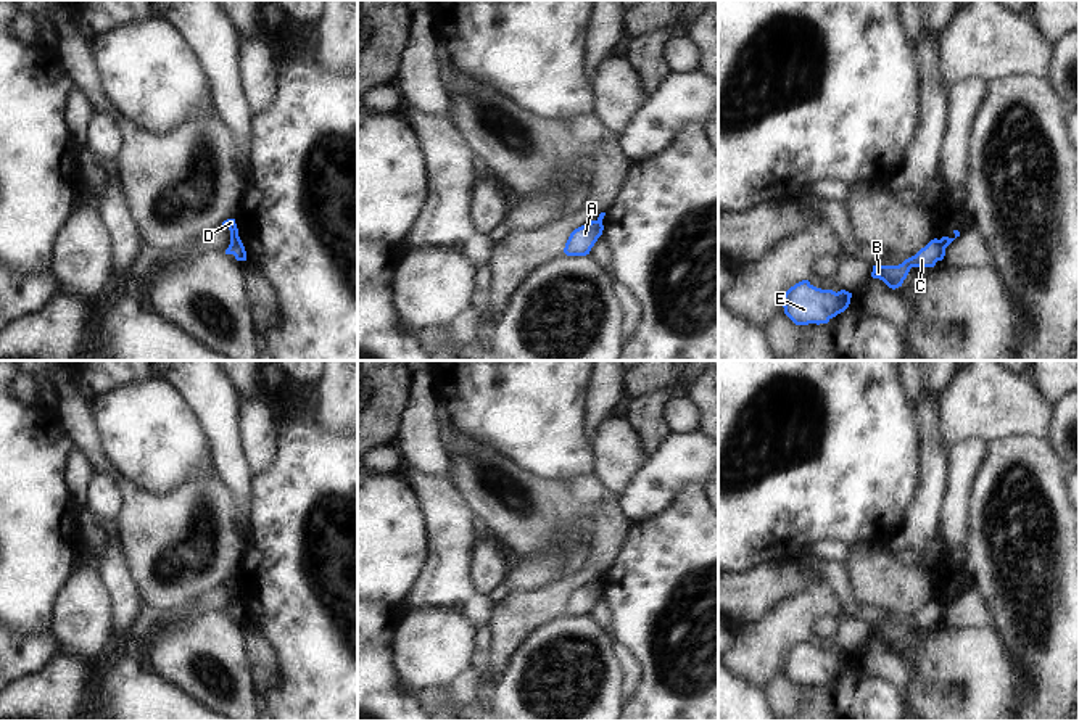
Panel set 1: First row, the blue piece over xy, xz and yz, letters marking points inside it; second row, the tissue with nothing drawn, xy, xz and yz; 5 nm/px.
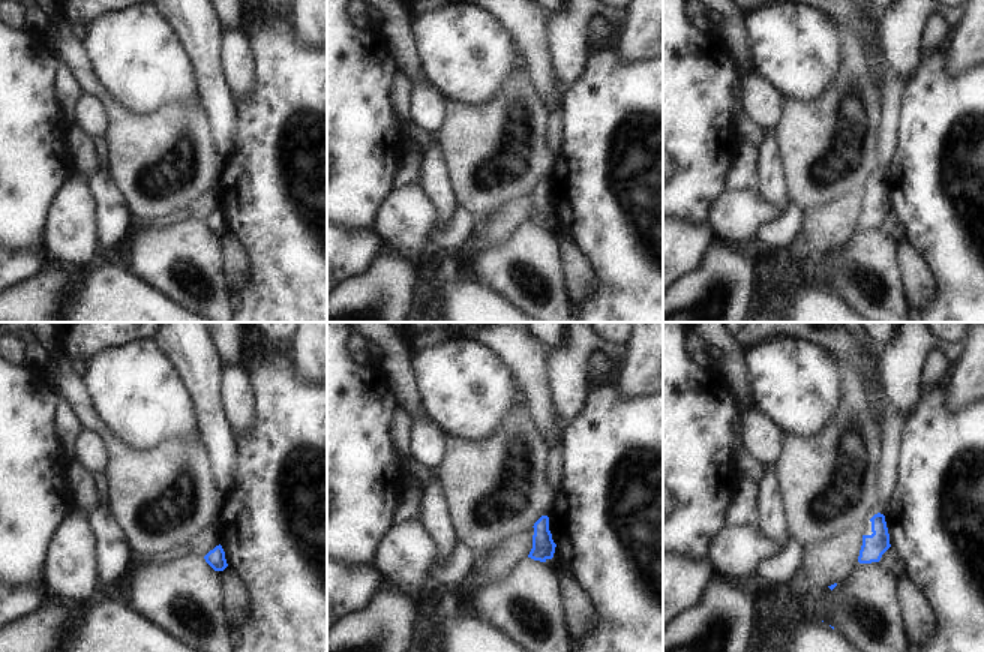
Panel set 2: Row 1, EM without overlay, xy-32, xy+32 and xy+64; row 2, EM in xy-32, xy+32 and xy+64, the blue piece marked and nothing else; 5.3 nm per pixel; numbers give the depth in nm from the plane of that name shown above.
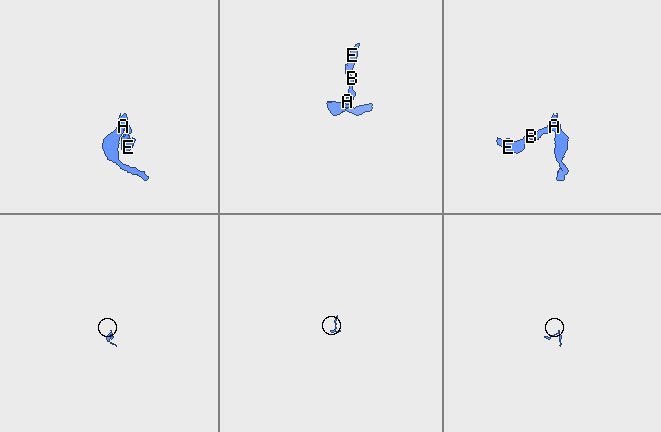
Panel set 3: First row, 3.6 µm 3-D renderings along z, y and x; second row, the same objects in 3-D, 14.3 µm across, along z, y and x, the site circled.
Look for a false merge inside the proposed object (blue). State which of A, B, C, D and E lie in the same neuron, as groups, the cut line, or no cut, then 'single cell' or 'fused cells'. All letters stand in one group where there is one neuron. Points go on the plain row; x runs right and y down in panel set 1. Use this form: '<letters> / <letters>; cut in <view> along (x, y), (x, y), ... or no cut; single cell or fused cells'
A D / B C E; cut in xy along (239, 599), (231, 605); fused cells

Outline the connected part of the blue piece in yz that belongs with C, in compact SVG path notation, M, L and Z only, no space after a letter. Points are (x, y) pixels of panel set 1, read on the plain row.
M934 599L915 616L905 620L899 626L873 626L871 637L883 641L889 649L902 647L912 628L934 628L945 616L945 605Z

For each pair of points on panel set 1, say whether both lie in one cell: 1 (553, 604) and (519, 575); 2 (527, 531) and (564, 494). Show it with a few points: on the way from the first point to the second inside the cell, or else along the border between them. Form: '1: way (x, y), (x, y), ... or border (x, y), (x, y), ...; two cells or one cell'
1: border (556, 580), (537, 589), (509, 593), (506, 596); two cells
2: way (537, 522), (554, 504); one cell

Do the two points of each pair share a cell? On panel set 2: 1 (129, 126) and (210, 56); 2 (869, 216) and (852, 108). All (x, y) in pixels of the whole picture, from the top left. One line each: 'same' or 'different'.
1: different
2: different

